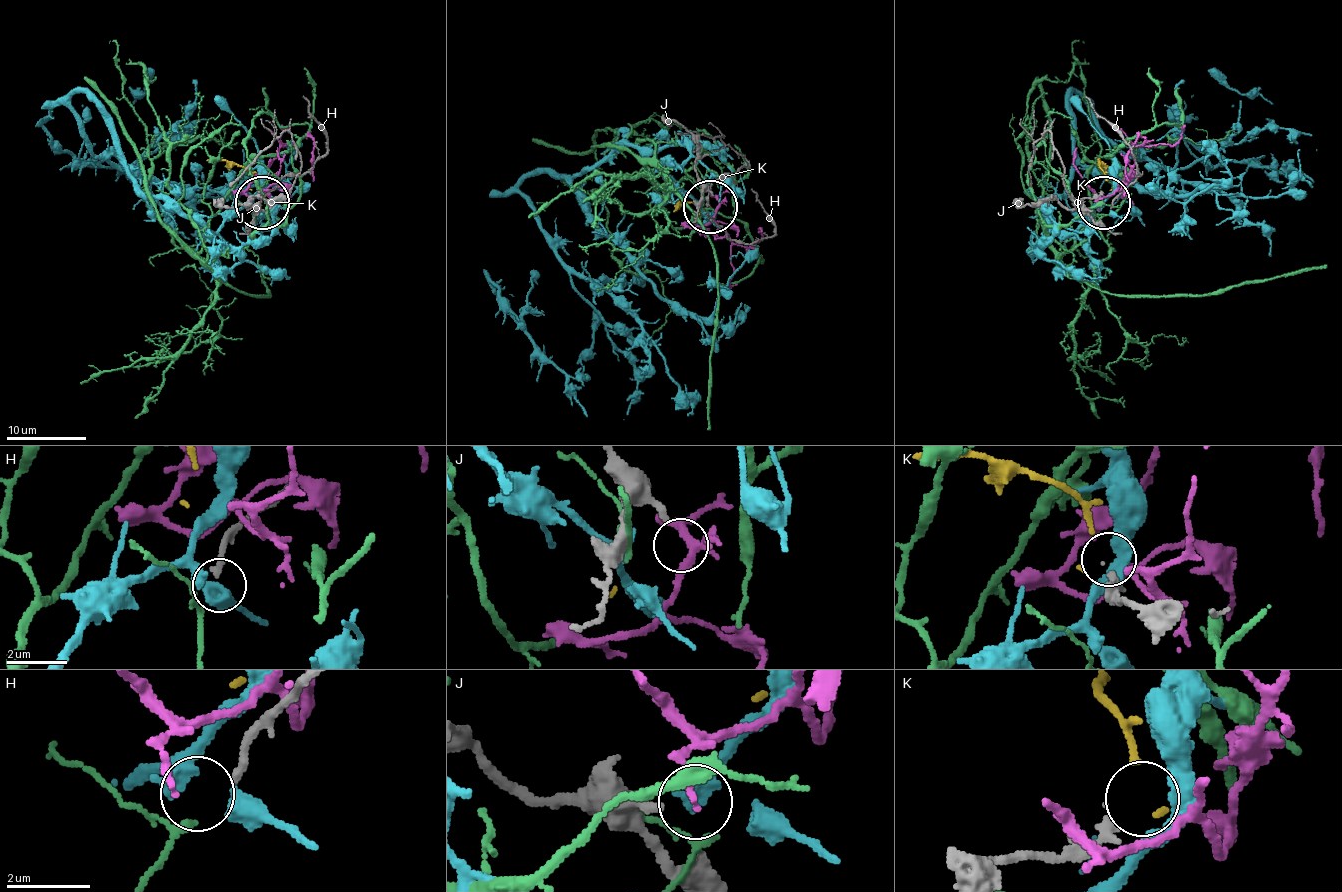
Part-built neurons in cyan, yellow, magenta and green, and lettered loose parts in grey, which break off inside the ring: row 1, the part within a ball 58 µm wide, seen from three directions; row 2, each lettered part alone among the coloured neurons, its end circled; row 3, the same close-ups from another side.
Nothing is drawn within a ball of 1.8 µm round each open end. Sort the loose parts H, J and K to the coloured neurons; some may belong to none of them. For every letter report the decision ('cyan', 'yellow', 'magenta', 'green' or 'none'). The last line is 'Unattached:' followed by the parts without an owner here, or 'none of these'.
H: green
J: none
K: yellow
Unattached: J

